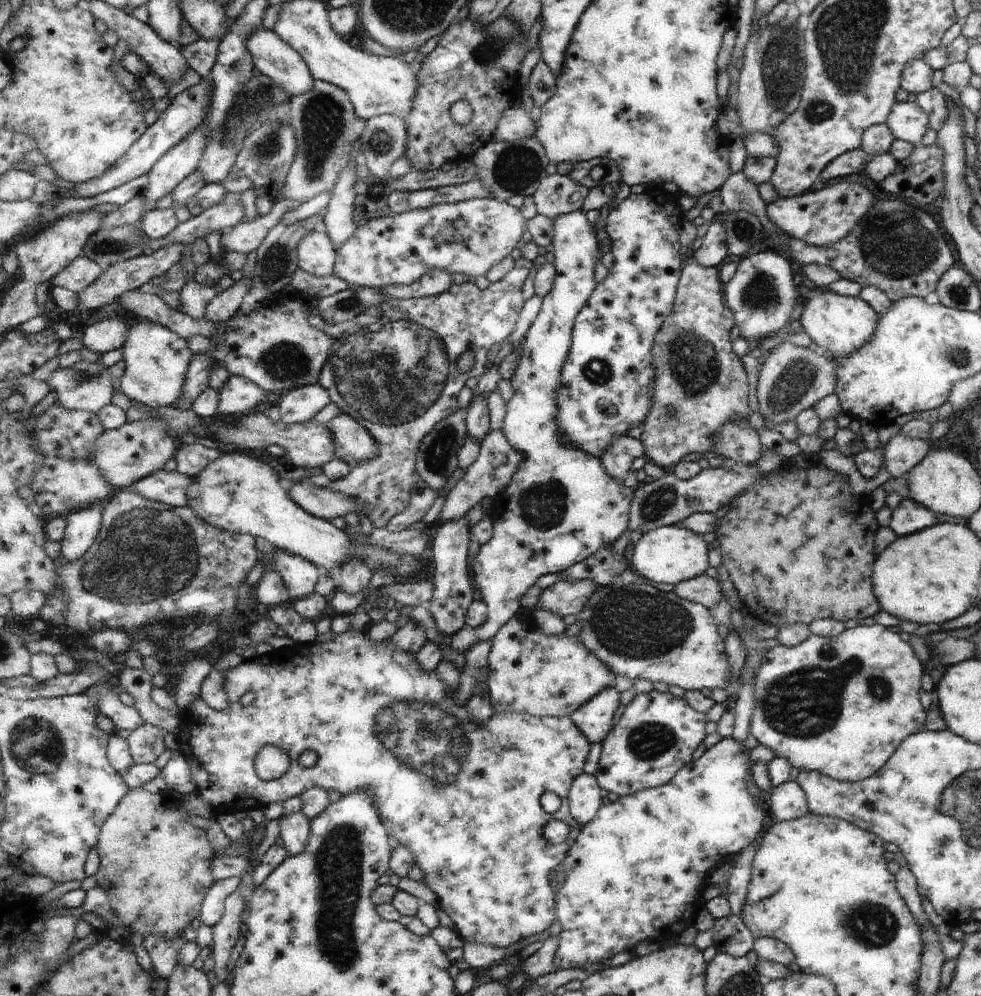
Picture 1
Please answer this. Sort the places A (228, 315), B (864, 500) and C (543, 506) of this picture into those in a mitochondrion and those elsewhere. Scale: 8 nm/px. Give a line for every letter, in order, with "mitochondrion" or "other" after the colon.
A: other
B: other
C: mitochondrion

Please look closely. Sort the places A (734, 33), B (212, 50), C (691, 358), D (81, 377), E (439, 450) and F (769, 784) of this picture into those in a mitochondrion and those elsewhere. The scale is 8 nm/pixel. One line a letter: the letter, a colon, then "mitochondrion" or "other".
A: other
B: other
C: mitochondrion
D: mitochondrion
E: mitochondrion
F: other

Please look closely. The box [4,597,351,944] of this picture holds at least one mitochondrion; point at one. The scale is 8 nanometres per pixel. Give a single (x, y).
(33, 741)

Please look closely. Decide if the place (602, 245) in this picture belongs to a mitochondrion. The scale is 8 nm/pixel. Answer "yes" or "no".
no

